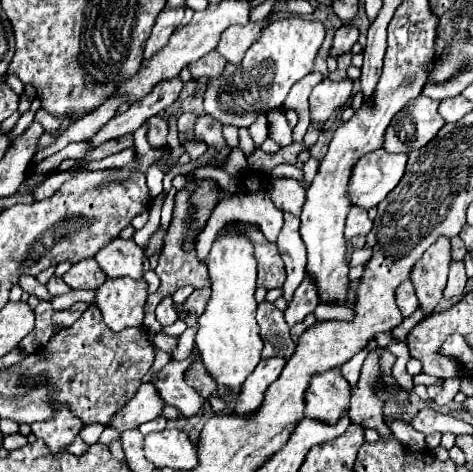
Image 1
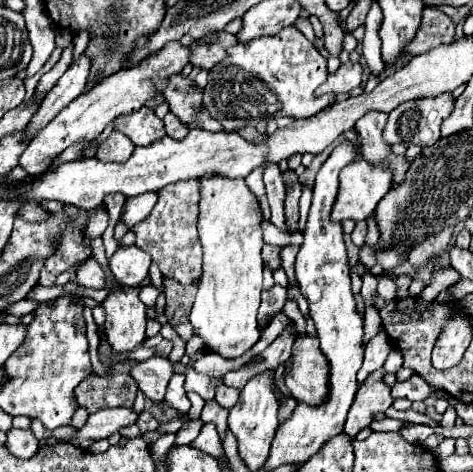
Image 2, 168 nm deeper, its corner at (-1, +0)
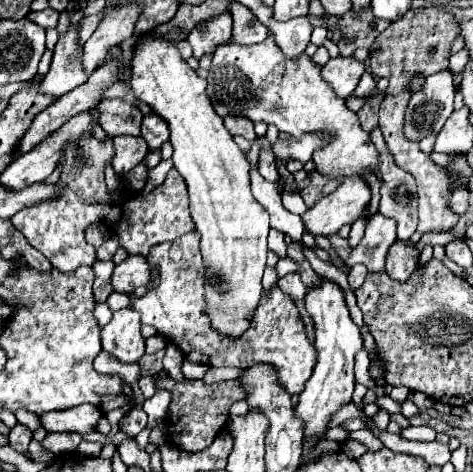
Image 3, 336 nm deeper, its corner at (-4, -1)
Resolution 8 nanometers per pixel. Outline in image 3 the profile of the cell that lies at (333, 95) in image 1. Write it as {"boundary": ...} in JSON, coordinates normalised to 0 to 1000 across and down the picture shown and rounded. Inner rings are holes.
{"boundary":[[[715,119],[715,123],[698,123],[693,136],[681,140],[681,165],[702,182],[702,191],[719,208],[736,208],[757,182],[757,169],[770,148],[774,148],[770,131]]]}

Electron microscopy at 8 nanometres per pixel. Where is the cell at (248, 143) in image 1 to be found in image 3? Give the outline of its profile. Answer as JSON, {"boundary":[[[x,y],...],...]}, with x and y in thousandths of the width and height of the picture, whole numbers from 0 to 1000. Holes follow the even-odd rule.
{"boundary":[[[571,487],[571,500],[567,500],[567,525],[579,530],[592,547],[605,542],[605,513],[600,513],[600,496],[588,492],[588,487]]]}

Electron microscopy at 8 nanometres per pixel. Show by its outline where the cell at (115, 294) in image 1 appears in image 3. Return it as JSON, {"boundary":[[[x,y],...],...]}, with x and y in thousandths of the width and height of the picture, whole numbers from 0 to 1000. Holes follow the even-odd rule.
{"boundary":[[[279,653],[241,661],[241,674],[216,695],[216,742],[262,771],[292,767],[304,750],[304,716],[296,708],[296,665]]]}

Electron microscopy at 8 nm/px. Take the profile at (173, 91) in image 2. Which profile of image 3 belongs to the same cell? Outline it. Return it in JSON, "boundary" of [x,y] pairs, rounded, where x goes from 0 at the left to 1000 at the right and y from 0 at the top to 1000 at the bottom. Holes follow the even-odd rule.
{"boundary":[[[326,68],[300,72],[296,89],[283,102],[275,140],[279,140],[279,169],[275,186],[283,203],[300,216],[309,216],[326,242],[334,242],[359,271],[359,301],[364,301],[364,339],[376,356],[381,373],[389,377],[397,394],[397,419],[402,419],[402,453],[414,475],[414,487],[423,492],[423,525],[436,555],[440,585],[461,585],[469,619],[452,614],[444,602],[436,606],[436,644],[440,665],[448,674],[448,691],[478,712],[503,716],[512,712],[524,691],[529,674],[545,648],[550,623],[554,623],[554,576],[562,568],[562,504],[567,504],[567,449],[558,436],[533,415],[529,407],[529,381],[524,360],[529,347],[512,318],[499,309],[490,284],[474,271],[469,250],[448,229],[448,216],[436,203],[436,169],[423,165],[381,119],[368,89],[351,85],[347,76],[330,76]]]}

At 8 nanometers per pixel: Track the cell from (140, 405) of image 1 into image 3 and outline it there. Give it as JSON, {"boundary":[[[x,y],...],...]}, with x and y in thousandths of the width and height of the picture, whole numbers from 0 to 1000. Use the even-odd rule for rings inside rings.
{"boundary":[[[110,915],[110,919],[101,919],[93,928],[89,949],[110,958],[114,966],[127,966],[127,962],[156,958],[169,936],[173,936],[169,919],[156,919],[156,915]]]}

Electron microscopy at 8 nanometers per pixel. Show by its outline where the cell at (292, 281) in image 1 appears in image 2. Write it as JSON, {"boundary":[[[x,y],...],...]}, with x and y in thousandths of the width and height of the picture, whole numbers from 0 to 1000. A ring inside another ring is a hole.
{"boundary":[[[560,358],[556,383],[560,383],[560,405],[564,405],[569,439],[573,439],[573,468],[577,468],[577,477],[586,477],[594,489],[615,494],[615,489],[611,489],[611,477],[607,477],[603,447],[598,447],[603,392],[598,392],[598,383],[594,383],[590,358]]]}

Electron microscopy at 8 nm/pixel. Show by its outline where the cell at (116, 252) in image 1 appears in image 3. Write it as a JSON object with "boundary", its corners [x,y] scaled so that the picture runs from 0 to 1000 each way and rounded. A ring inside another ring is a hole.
{"boundary":[[[271,542],[237,576],[237,606],[245,619],[283,619],[292,606],[304,606],[317,593],[313,559],[304,542]]]}

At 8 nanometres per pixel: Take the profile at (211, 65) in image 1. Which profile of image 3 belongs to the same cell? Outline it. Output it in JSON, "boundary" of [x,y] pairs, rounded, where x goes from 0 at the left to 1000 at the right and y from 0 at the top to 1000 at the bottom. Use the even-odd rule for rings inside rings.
{"boundary":[[[457,30],[444,42],[423,47],[402,72],[397,89],[410,102],[410,123],[431,119],[444,102],[474,93],[490,76],[490,34],[486,30]]]}

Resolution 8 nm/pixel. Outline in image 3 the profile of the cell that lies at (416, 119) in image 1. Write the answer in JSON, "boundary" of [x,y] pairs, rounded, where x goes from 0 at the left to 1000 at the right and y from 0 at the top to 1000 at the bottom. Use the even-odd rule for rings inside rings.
{"boundary":[[[947,148],[905,161],[896,169],[896,186],[875,195],[867,208],[854,284],[867,297],[892,297],[896,288],[926,284],[960,233],[960,199],[956,157]]]}

